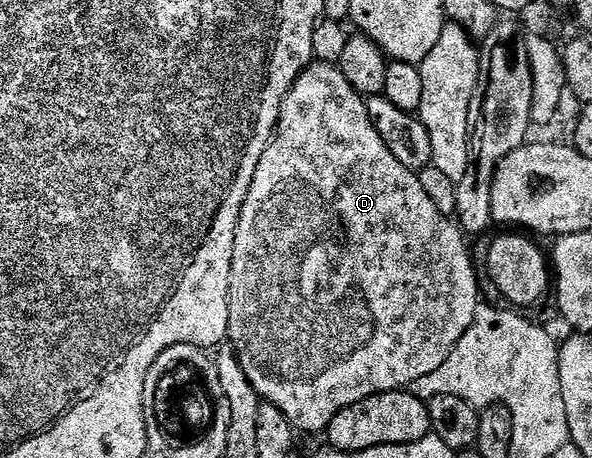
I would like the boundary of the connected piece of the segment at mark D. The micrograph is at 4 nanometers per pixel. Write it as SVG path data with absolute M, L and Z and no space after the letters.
M336 64L329 69L315 69L310 65L298 77L285 97L273 140L263 151L263 159L255 171L255 179L239 215L229 288L228 340L236 349L242 369L260 400L277 407L292 422L293 428L301 433L328 430L331 419L335 419L339 411L371 395L408 390L416 381L423 379L423 375L431 375L431 371L443 367L447 355L451 355L475 319L479 304L477 273L465 246L466 234L441 214L440 207L433 202L432 195L417 177L420 176L414 170L403 167L403 163L391 155L387 143L383 143L379 131L375 131L366 98L347 83Z

